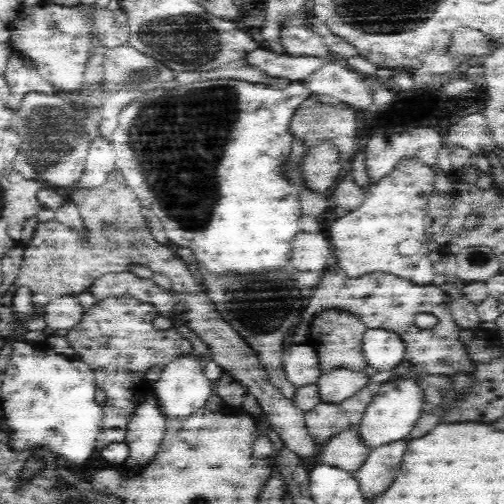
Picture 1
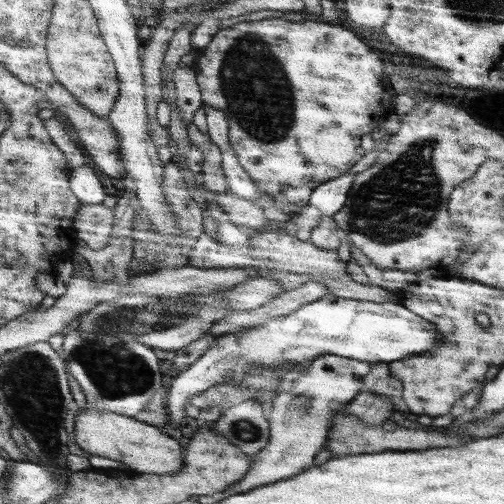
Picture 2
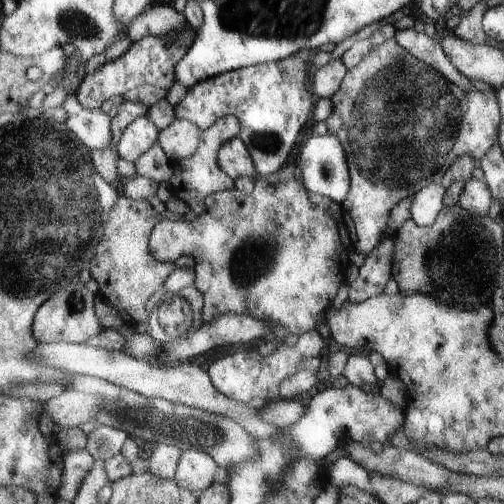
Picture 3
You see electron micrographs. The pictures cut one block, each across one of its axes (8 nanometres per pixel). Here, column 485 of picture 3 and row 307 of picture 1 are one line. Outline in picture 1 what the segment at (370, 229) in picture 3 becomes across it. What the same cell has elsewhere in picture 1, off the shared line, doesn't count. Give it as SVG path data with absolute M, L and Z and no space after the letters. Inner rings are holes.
M108 298L88 308L82 324L78 324L66 336L74 356L94 372L96 386L106 392L106 404L102 406L102 432L96 442L98 450L126 442L134 414L142 404L142 398L150 394L146 372L156 364L166 366L180 356L194 354L192 344L178 330L170 328L168 332L156 332L152 328L154 318L158 316L150 304L142 304L134 298Z

